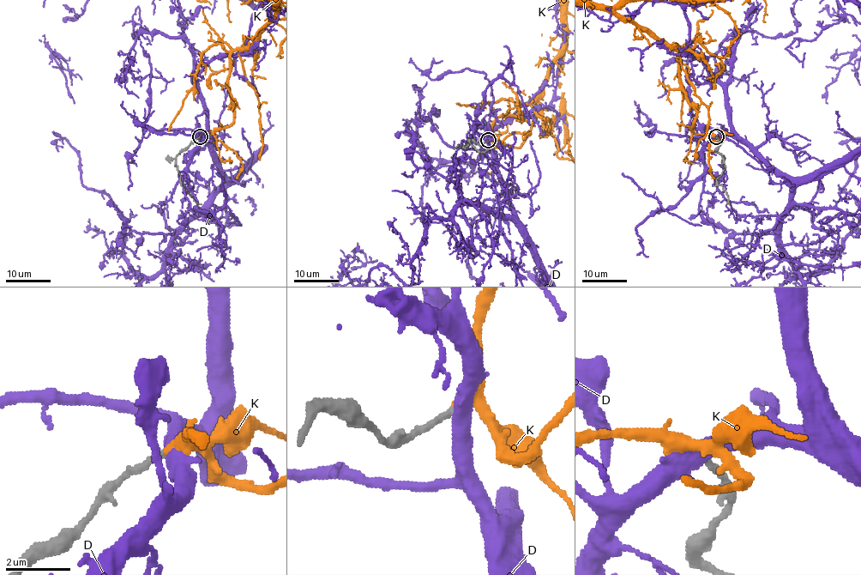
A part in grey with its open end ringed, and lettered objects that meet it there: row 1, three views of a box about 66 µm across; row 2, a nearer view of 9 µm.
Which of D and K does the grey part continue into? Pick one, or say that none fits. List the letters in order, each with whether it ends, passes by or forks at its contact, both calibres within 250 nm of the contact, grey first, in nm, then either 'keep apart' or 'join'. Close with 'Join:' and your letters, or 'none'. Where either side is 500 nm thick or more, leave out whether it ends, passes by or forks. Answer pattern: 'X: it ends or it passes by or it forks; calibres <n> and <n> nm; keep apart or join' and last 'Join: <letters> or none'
D: calibres 220 and 500 nm; keep apart
K: it passes by; calibres 200 and 200 nm; join
Join: K

